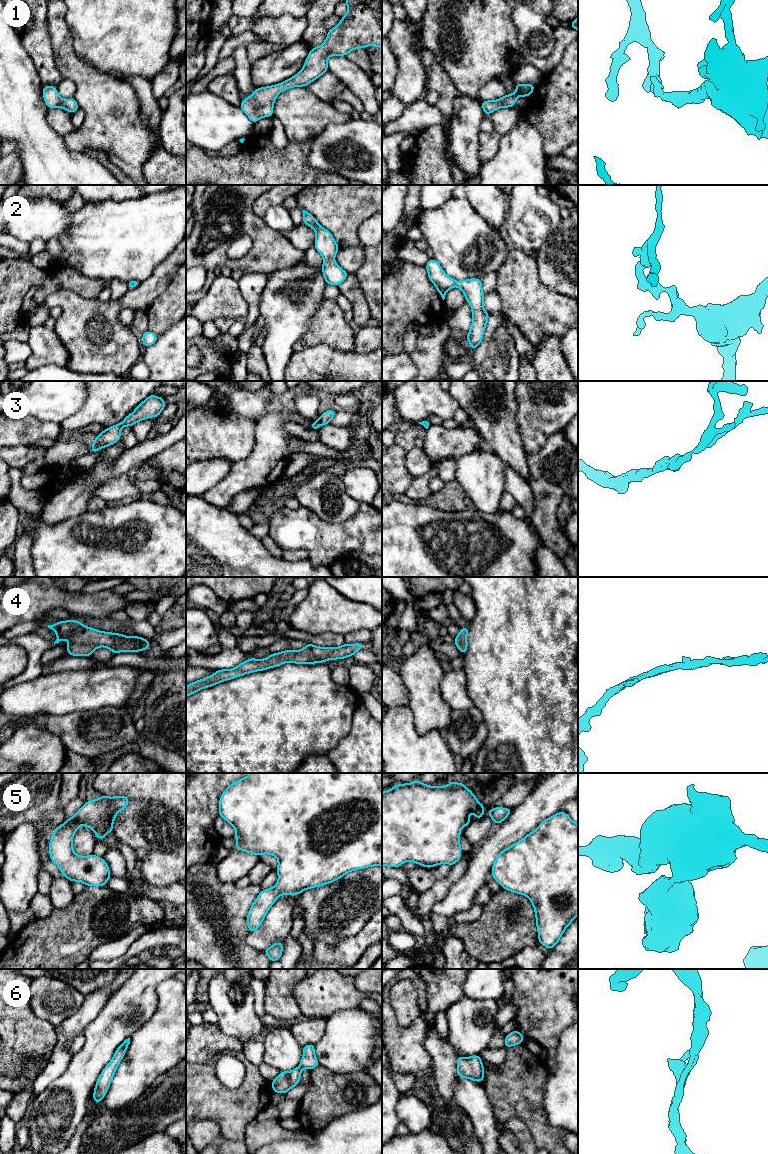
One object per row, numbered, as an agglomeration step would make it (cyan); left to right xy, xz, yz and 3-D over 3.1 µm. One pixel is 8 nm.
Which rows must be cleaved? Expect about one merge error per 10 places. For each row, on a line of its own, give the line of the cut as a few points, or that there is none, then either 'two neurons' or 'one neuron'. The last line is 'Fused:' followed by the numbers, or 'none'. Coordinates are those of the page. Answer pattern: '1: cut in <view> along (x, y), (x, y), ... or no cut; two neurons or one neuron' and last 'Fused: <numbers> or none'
1: no cut; one neuron
2: no cut; one neuron
3: no cut; one neuron
4: no cut; one neuron
5: no cut; one neuron
6: no cut; one neuron
Fused: none

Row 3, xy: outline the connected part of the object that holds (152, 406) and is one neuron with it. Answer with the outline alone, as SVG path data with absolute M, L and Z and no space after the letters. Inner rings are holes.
M151 394L141 402L130 415L127 415L121 423L106 428L98 434L93 441L90 452L95 453L102 448L111 446L119 441L123 426L132 427L135 423L144 419L159 417L166 405L167 404L162 397Z

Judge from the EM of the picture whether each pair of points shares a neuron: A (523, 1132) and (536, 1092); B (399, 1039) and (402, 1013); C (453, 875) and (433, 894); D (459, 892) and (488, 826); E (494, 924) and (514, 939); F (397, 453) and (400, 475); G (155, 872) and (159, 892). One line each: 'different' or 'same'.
A: different
B: different
C: same
D: different
E: same
F: same
G: different

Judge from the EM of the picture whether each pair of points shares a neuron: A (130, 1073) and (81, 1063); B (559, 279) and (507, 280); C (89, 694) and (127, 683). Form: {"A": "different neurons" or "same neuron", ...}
{"A": "different neurons", "B": "different neurons", "C": "same neuron"}

